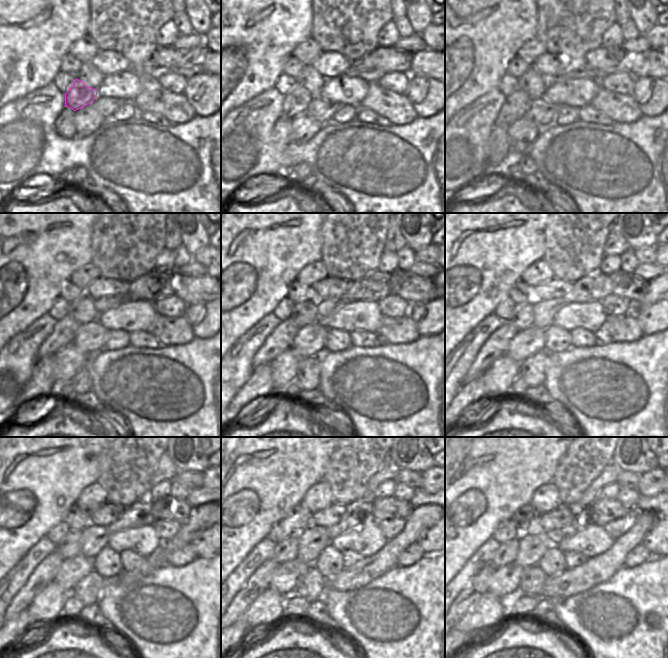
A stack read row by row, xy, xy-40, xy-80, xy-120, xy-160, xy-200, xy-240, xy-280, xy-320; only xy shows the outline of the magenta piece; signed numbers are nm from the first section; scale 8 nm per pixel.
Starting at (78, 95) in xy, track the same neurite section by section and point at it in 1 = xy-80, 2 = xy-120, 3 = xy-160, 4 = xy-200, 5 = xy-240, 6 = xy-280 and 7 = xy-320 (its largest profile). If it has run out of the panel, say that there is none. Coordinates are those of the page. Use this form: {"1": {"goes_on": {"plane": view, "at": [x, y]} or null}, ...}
{"1": {"goes_on": {"plane": "xy-80", "at": [516, 105]}}, "2": {"goes_on": {"plane": "xy-120", "at": [65, 330]}}, "3": {"goes_on": {"plane": "xy-160", "at": [280, 339]}}, "4": {"goes_on": {"plane": "xy-200", "at": [496, 345]}}, "5": {"goes_on": {"plane": "xy-240", "at": [44, 573]}}, "6": {"goes_on": {"plane": "xy-280", "at": [258, 582]}}, "7": {"goes_on": {"plane": "xy-320", "at": [478, 586]}}}

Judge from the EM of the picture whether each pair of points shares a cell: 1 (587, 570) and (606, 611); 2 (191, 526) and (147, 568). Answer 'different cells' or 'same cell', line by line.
1: different cells
2: same cell

